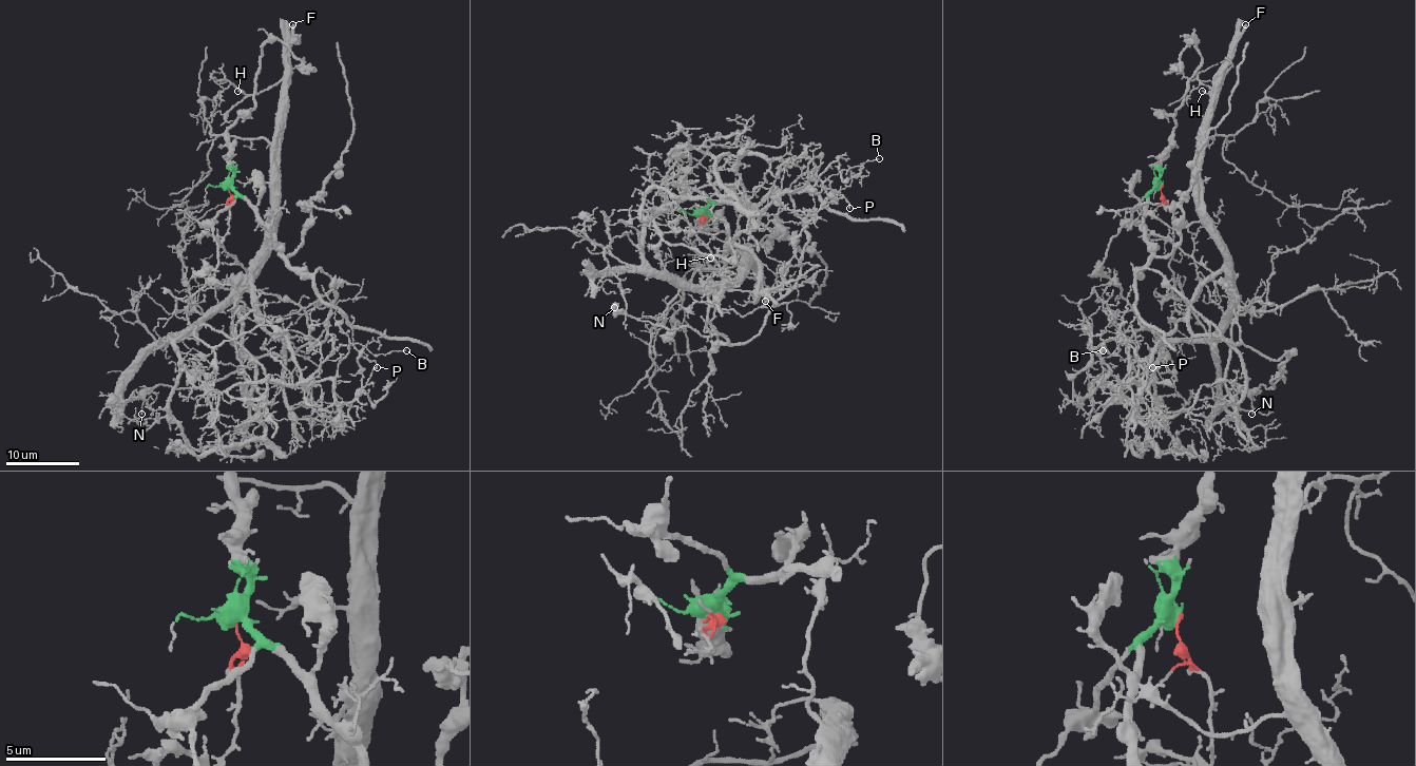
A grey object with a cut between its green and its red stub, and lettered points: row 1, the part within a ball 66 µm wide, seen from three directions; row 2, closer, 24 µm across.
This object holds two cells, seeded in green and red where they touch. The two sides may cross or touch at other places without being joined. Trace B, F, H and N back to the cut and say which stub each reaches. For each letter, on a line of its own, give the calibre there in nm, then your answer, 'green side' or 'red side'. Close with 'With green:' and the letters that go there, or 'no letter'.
B: calibre 90 nm; red side
F: calibre 300 nm; red side
H: calibre 110 nm; red side
N: calibre 150 nm; green side
With green: N

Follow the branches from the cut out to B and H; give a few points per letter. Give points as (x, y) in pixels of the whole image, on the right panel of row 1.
B: (1162, 186), (1174, 245), (1211, 278), (1139, 381), (1139, 356), (1127, 343), (1114, 353), (1104, 350)
H: (1162, 186), (1174, 245), (1214, 272), (1224, 246), (1204, 210), (1201, 123), (1221, 83), (1217, 95), (1202, 91)

